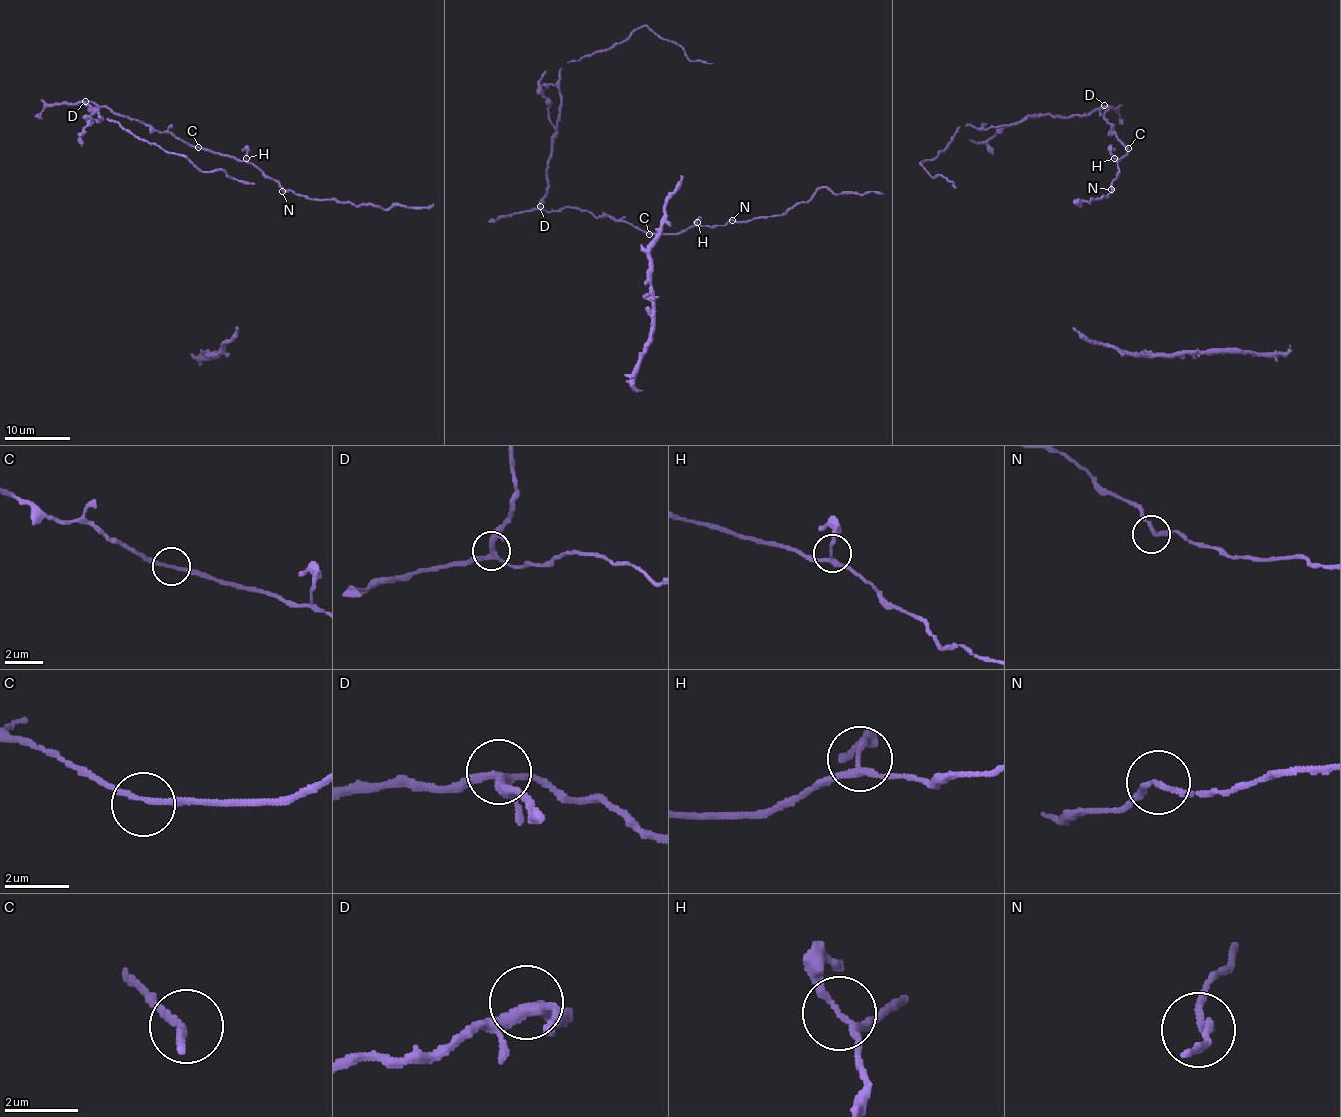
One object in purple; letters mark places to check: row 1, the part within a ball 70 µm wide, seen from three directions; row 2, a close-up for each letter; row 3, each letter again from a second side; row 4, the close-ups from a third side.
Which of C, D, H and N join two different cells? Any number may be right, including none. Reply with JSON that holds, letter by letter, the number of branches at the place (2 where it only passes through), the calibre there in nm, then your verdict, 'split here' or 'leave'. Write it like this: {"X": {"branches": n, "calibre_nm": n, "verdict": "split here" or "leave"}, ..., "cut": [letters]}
{"C": {"branches": 2, "calibre_nm": 170, "verdict": "leave"}, "D": {"branches": 4, "calibre_nm": 280, "verdict": "leave"}, "H": {"branches": 3, "calibre_nm": 190, "verdict": "leave"}, "N": {"branches": 2, "calibre_nm": 180, "verdict": "leave"}, "cut": []}

